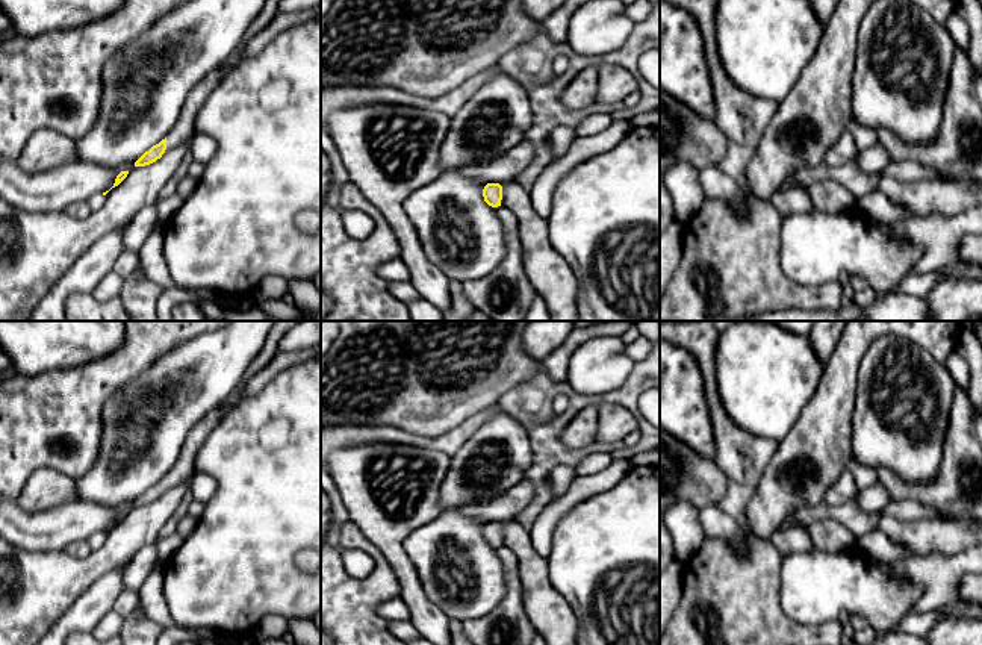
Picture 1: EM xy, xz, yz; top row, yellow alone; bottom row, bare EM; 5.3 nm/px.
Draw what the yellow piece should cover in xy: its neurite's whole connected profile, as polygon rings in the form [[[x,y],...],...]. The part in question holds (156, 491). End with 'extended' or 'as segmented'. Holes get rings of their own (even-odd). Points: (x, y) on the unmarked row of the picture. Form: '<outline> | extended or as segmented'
[[[227,400],[221,403],[215,410],[209,412],[206,418],[189,432],[172,469],[165,478],[162,478],[159,483],[153,485],[148,491],[145,491],[135,501],[135,506],[150,504],[160,498],[166,489],[192,480],[195,474],[195,457],[201,445],[204,444],[210,432],[218,425],[218,422],[225,416],[225,412],[228,409],[230,403]]] | extended

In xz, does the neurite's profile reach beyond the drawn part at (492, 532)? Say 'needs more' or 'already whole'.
already whole

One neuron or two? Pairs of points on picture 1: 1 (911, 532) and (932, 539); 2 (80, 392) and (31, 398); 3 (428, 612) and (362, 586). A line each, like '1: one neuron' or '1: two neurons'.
1: one neuron
2: one neuron
3: two neurons

